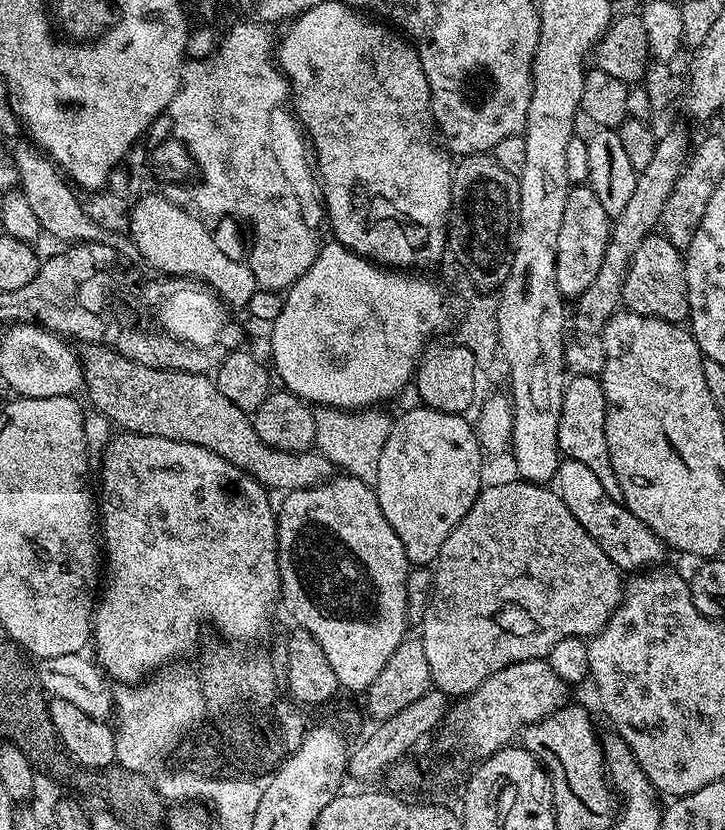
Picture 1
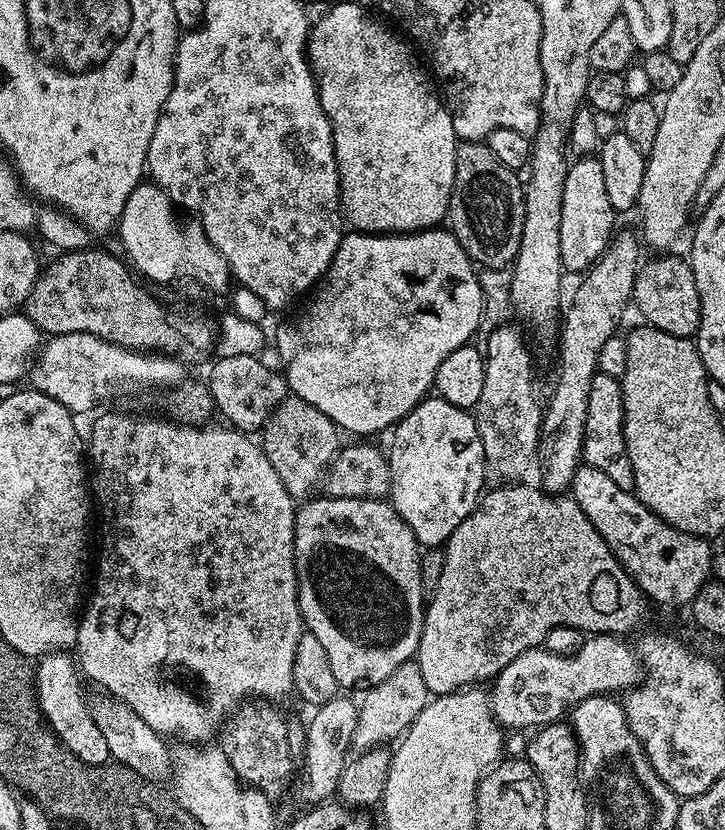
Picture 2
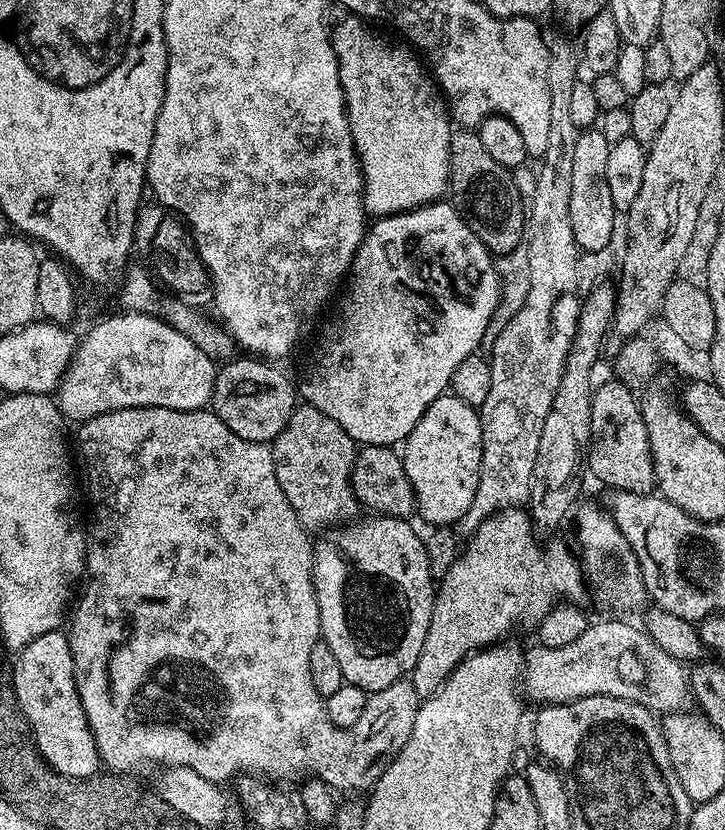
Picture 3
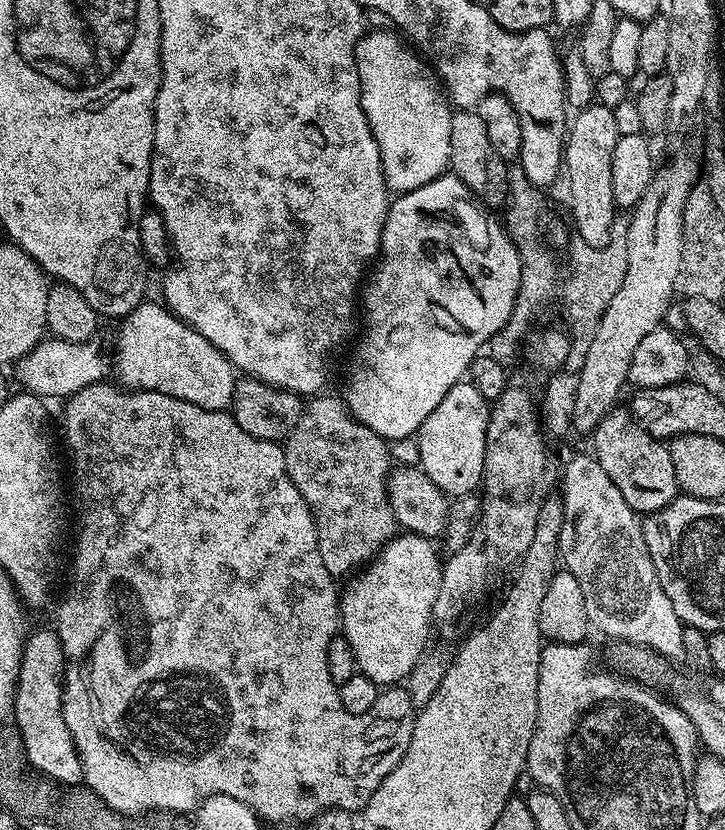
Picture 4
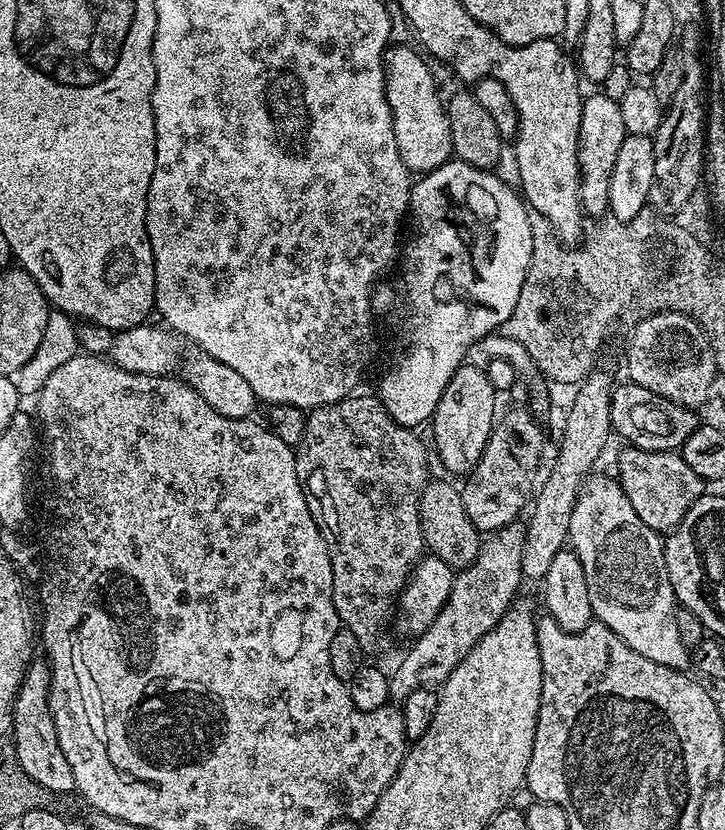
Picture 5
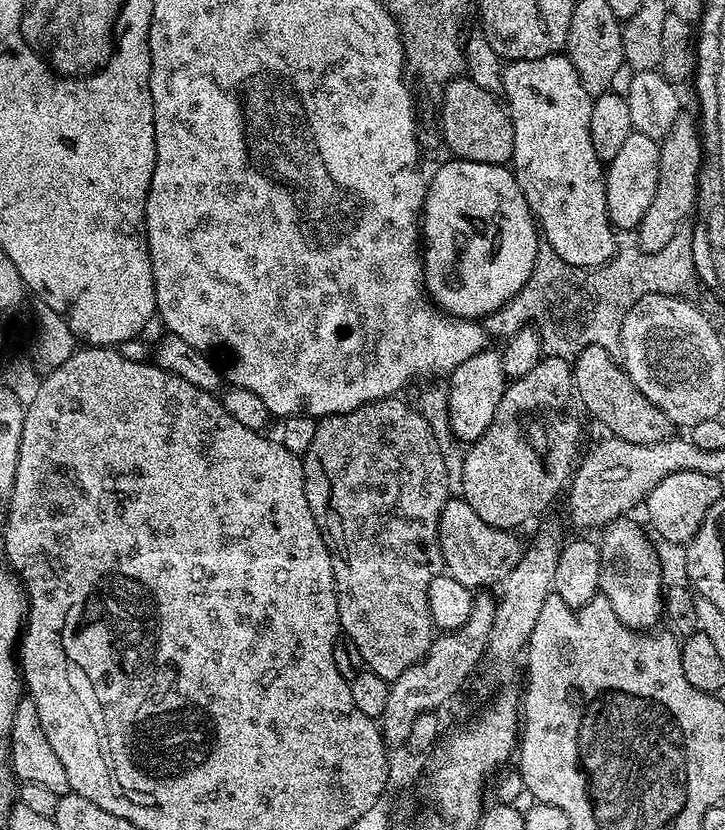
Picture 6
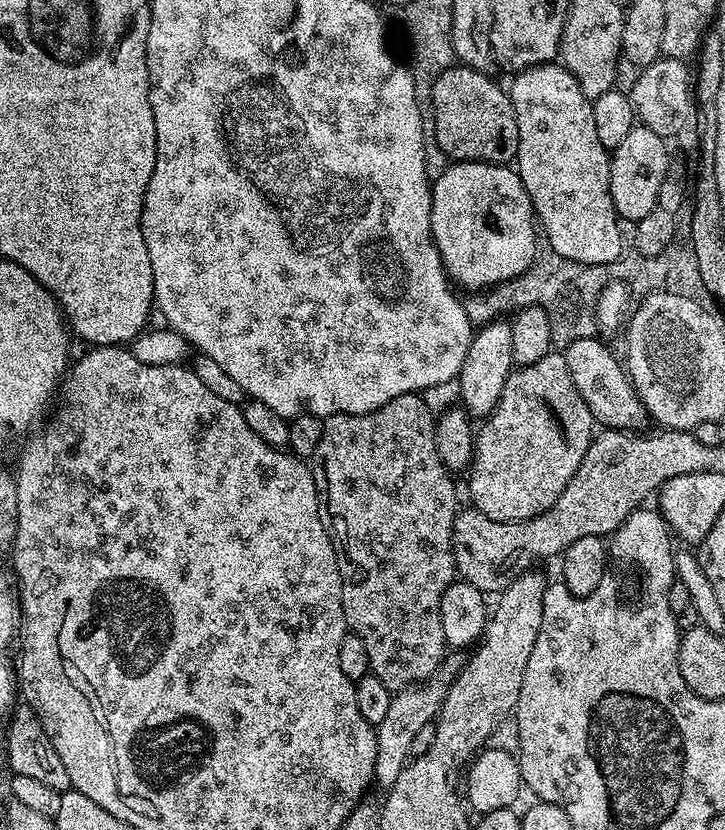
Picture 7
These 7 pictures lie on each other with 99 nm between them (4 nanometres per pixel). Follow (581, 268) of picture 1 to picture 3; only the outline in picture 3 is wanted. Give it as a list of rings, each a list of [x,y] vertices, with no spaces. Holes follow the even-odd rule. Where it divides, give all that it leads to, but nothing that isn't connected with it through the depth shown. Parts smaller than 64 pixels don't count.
[[[593,126],[581,131],[578,143],[574,145],[574,171],[570,181],[570,230],[574,230],[574,242],[581,253],[596,252],[607,249],[616,232],[618,213],[614,198],[610,198],[610,185],[606,183],[606,162],[610,158],[612,145],[608,144],[599,127]]]

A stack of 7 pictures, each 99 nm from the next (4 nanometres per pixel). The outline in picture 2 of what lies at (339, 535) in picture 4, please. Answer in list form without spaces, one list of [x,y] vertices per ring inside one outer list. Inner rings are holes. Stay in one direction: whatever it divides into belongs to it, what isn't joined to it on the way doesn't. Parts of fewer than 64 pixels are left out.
[[[287,395],[284,401],[270,414],[262,429],[262,447],[266,458],[270,458],[270,466],[274,466],[274,474],[282,478],[282,486],[294,498],[308,498],[313,495],[312,487],[321,483],[337,452],[342,447],[341,429],[334,421],[326,418],[318,406],[310,406],[310,402],[302,402],[302,398]]]

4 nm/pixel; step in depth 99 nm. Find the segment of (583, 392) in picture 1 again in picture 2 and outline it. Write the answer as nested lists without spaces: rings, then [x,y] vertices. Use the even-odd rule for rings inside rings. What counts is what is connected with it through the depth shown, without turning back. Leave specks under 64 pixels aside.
[[[599,370],[590,382],[590,394],[586,398],[586,430],[582,460],[583,463],[602,470],[602,474],[608,475],[616,485],[632,488],[634,474],[630,466],[630,458],[626,454],[622,386],[617,377]]]

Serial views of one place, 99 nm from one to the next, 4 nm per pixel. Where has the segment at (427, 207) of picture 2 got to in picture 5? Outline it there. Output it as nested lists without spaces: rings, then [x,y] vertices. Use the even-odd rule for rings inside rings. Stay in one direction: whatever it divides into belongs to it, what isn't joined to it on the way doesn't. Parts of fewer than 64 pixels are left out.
[[[404,44],[387,49],[384,89],[392,111],[398,152],[402,154],[402,160],[406,162],[409,172],[423,174],[433,172],[438,166],[453,159],[454,153],[445,97],[440,97],[440,92],[436,89],[436,80],[428,69],[429,61],[417,52]]]

